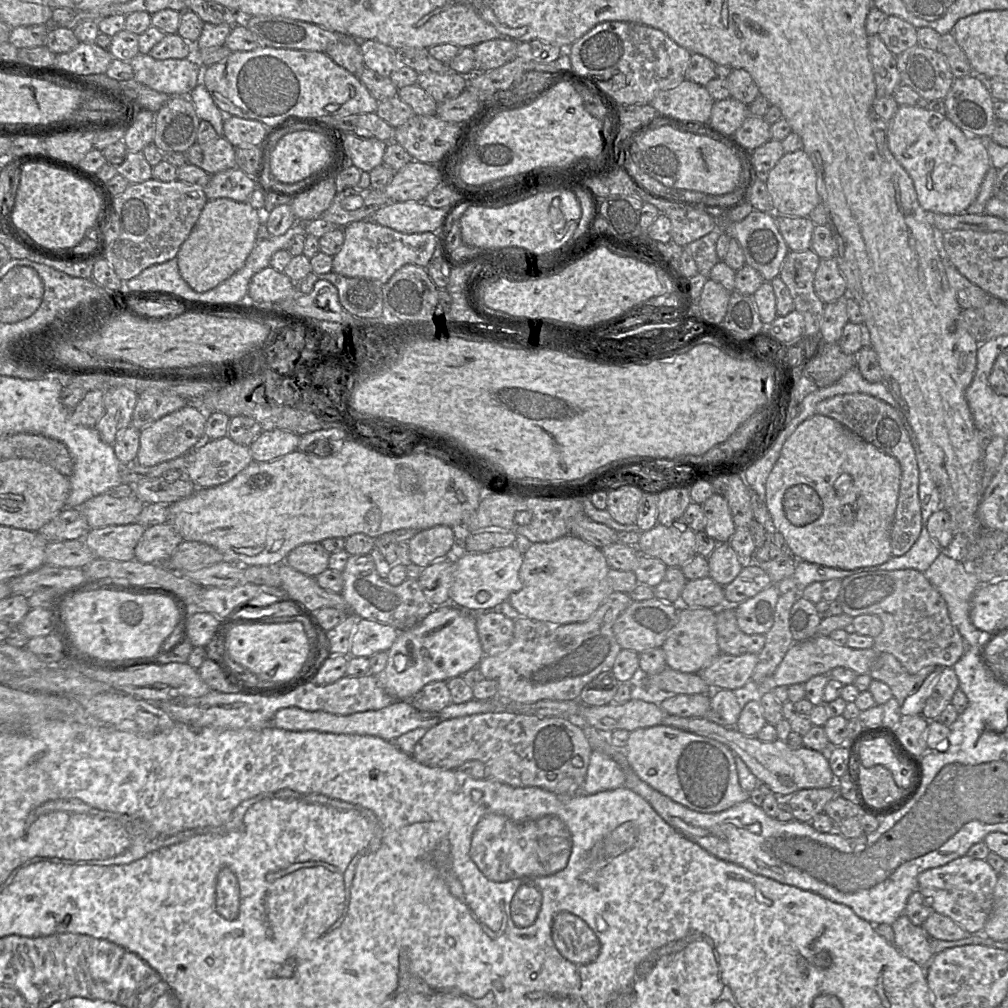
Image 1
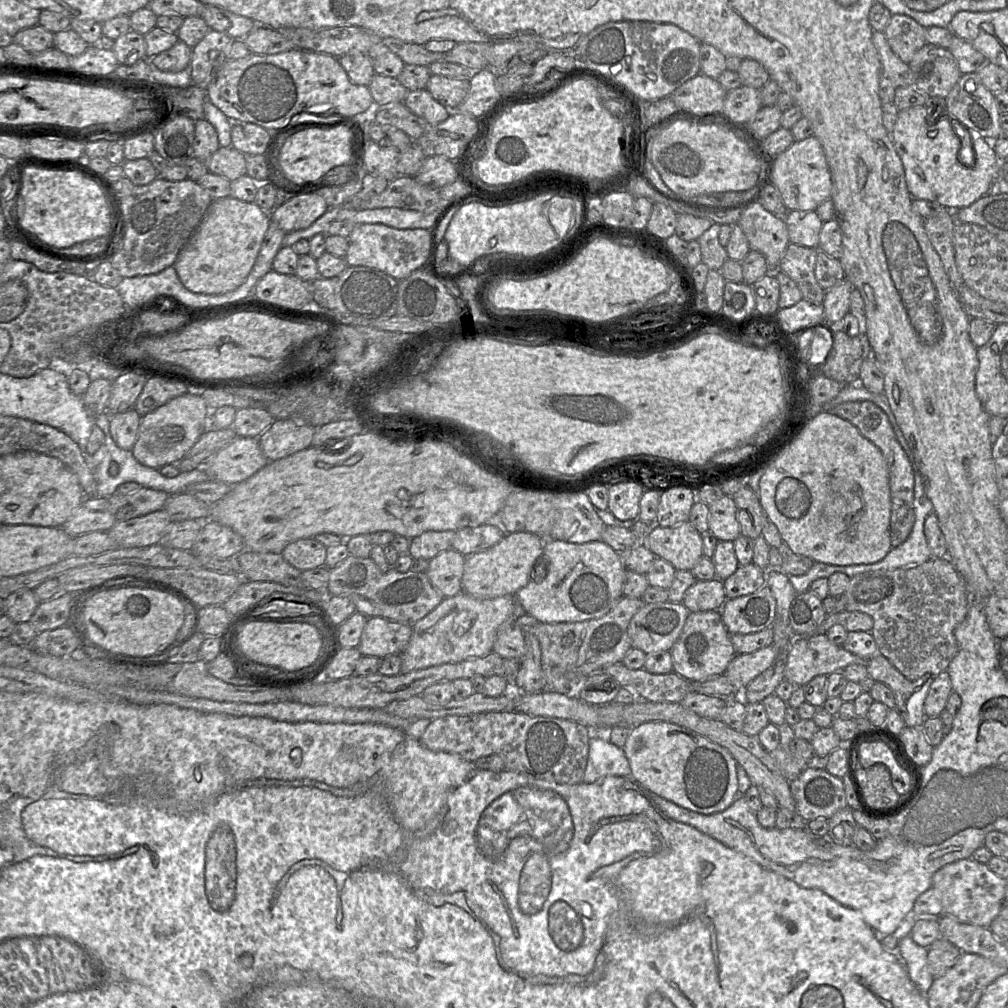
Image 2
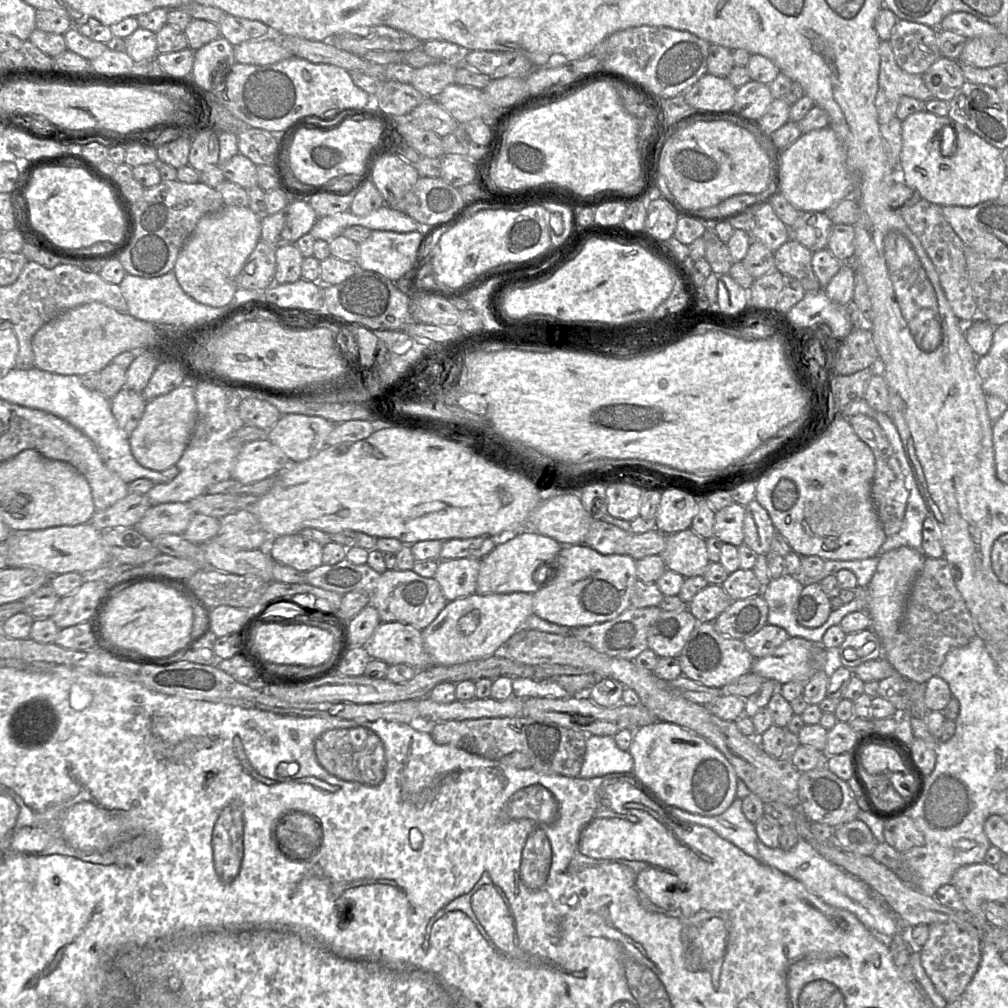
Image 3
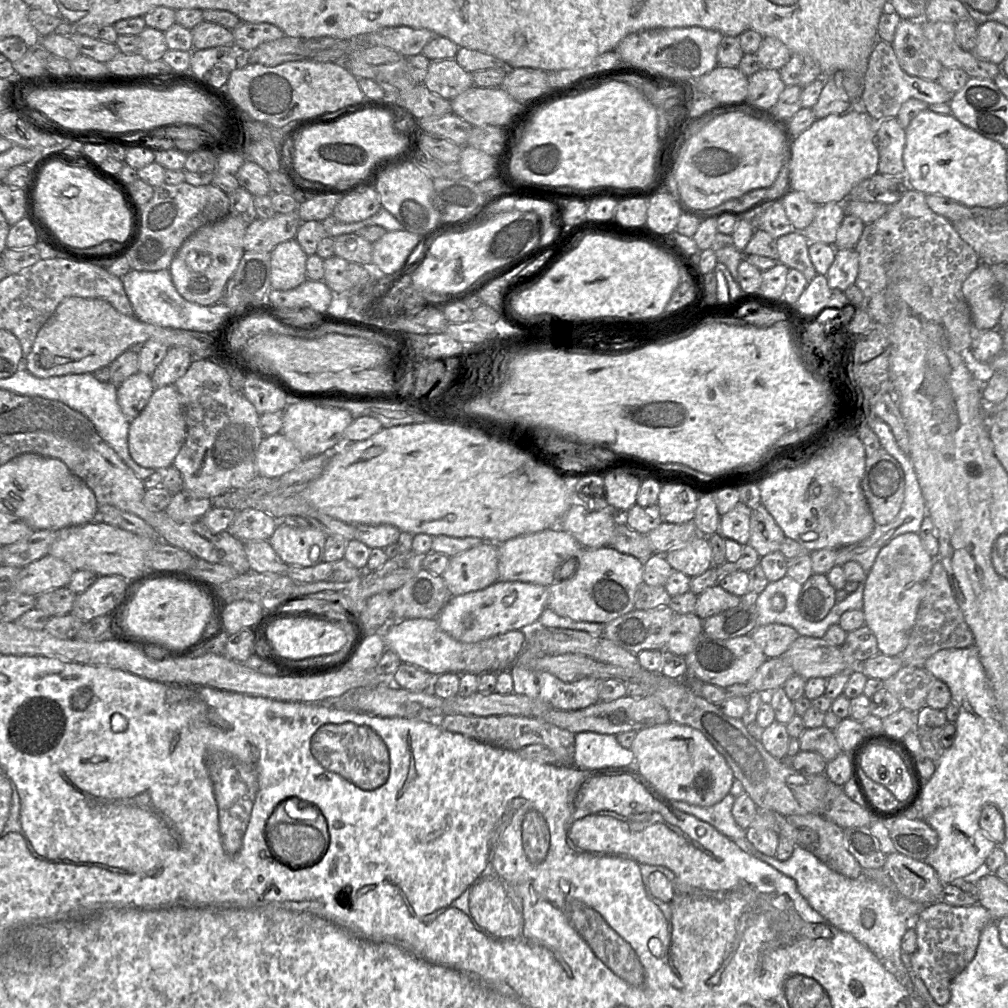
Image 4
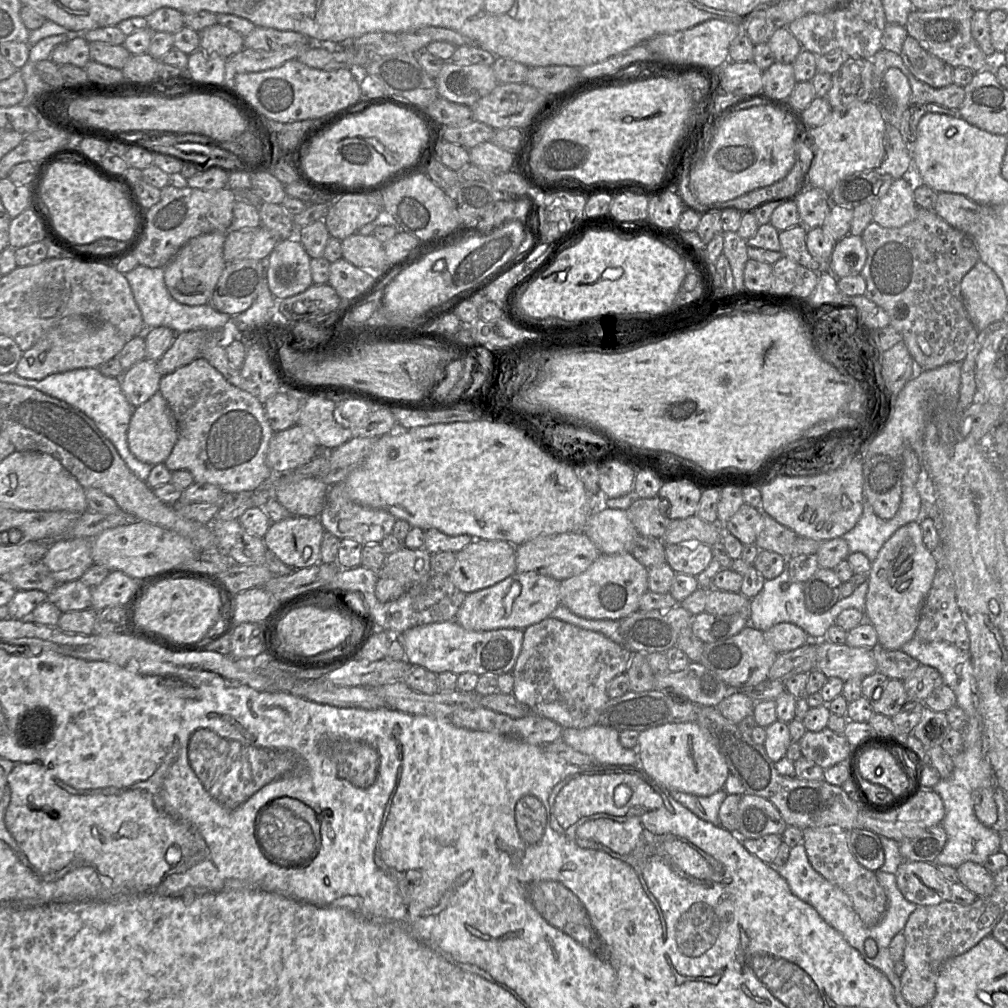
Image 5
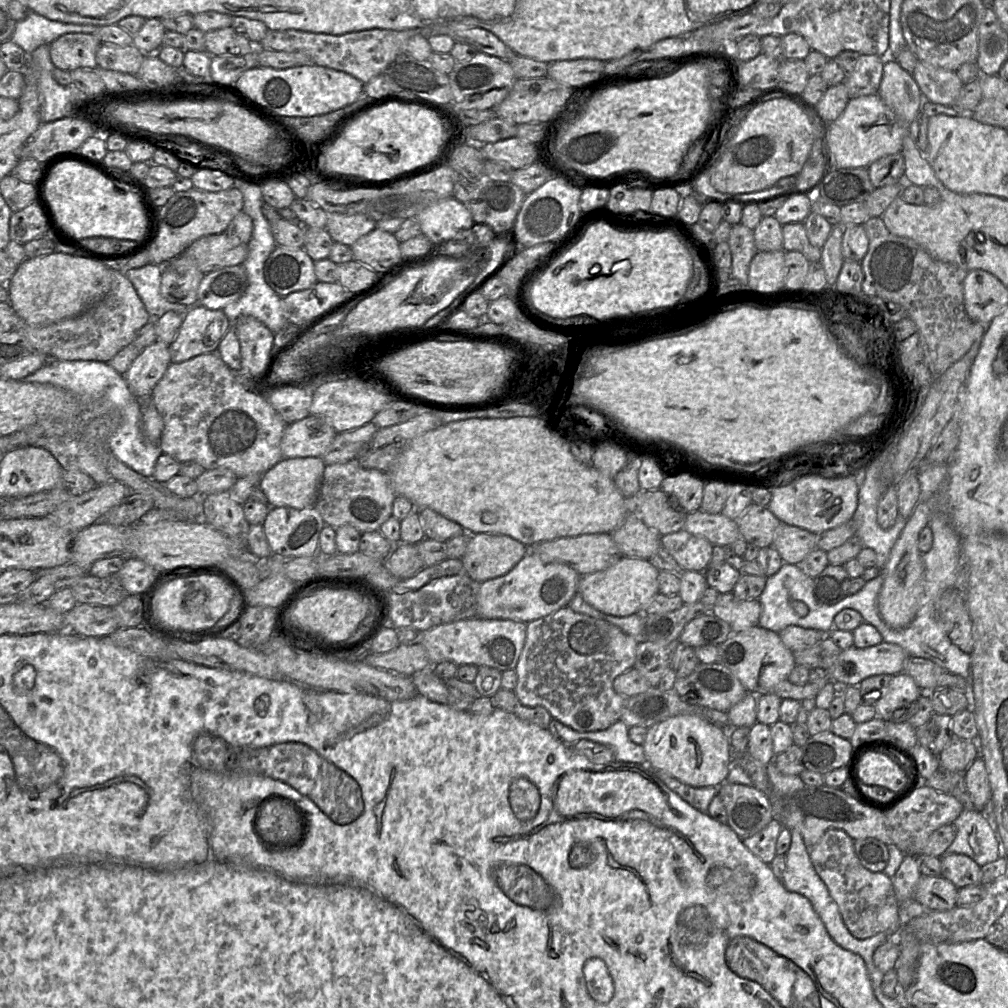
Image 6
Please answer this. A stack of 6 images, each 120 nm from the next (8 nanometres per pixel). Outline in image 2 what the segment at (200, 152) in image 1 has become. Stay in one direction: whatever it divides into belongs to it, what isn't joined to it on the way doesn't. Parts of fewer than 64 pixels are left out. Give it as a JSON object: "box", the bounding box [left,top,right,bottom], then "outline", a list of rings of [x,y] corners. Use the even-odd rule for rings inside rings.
{"box":[204,145,246,181],"outline":[[[232,145],[220,147],[204,161],[209,172],[225,177],[229,181],[246,174],[245,155]]]}

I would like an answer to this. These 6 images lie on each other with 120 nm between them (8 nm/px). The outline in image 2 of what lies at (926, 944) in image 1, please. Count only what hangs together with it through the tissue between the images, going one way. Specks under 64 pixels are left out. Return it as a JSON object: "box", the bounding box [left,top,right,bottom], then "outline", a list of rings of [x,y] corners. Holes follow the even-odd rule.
{"box":[898,936,934,994],"outline":[[[904,936],[898,942],[898,956],[912,982],[926,994],[934,981],[928,967],[928,949],[917,945],[911,936]]]}

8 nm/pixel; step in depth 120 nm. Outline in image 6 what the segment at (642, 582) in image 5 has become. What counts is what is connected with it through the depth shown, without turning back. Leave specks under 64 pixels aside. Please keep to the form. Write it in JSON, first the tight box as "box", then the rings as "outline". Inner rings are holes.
{"box":[577,556,659,617],"outline":[[[622,556],[609,568],[581,575],[577,593],[595,609],[609,615],[626,617],[644,613],[644,608],[659,593],[659,570],[649,560]]]}

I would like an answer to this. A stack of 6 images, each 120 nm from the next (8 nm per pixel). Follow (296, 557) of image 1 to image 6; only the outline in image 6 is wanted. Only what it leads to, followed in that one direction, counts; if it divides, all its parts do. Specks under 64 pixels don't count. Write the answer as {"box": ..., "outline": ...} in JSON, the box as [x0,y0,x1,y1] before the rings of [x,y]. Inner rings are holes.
{"box":[263,506,325,557],"outline":[[[315,506],[304,509],[271,507],[263,528],[273,554],[284,557],[307,557],[315,556],[318,553],[319,536],[325,525]]]}

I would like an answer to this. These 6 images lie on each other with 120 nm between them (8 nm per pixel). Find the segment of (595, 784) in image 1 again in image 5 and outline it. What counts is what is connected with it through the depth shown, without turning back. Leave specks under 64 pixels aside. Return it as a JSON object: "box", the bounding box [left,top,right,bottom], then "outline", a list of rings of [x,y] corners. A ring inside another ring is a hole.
{"box":[562,724,637,766],"outline":[[[596,724],[584,729],[564,728],[562,740],[590,756],[593,765],[637,766],[637,750],[622,746],[619,733],[615,728]]]}

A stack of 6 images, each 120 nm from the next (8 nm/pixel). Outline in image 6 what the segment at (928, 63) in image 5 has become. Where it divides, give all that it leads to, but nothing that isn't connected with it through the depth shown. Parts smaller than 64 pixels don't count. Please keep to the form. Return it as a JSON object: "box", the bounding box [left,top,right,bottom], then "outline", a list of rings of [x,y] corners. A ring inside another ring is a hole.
{"box":[912,61,964,106],"outline":[[[919,61],[912,73],[924,100],[955,106],[964,84],[956,71],[934,67]]]}

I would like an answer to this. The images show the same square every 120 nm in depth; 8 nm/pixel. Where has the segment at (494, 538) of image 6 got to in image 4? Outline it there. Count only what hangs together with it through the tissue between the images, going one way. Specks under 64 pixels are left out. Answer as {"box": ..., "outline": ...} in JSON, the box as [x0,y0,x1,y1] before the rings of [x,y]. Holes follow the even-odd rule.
{"box":[441,542,498,596],"outline":[[[482,542],[450,557],[441,576],[452,596],[482,590],[498,581],[498,545]]]}

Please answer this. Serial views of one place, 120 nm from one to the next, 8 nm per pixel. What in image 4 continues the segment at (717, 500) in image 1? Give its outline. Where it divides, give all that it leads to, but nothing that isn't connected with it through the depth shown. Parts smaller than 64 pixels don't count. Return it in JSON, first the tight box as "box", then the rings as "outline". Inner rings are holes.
{"box":[719,502,752,546],"outline":[[[739,502],[732,510],[720,517],[719,533],[742,546],[749,544],[752,509]]]}

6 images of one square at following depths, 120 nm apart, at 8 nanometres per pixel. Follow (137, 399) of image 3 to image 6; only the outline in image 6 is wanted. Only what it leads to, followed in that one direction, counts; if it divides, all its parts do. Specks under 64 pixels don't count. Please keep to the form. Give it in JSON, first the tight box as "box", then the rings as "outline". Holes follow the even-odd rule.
{"box":[124,340,171,400],"outline":[[[156,340],[134,360],[124,377],[131,392],[147,400],[171,364],[169,345]]]}

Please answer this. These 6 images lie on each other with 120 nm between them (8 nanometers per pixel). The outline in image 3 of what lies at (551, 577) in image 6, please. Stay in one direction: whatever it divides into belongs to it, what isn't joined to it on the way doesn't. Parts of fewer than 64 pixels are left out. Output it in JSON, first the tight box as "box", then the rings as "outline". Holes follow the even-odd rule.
{"box":[421,593,532,665],"outline":[[[473,593],[447,602],[438,616],[421,630],[424,647],[434,665],[454,665],[487,658],[500,653],[510,637],[532,614],[532,593]]]}

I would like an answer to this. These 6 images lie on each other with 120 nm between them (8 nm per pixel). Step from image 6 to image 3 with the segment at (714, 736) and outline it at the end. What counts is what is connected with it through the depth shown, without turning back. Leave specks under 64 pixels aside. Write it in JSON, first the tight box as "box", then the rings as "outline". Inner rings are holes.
{"box":[628,720,737,817],"outline":[[[658,720],[634,731],[628,751],[634,759],[633,774],[669,805],[711,817],[725,812],[737,798],[734,767],[715,746],[687,728]]]}

